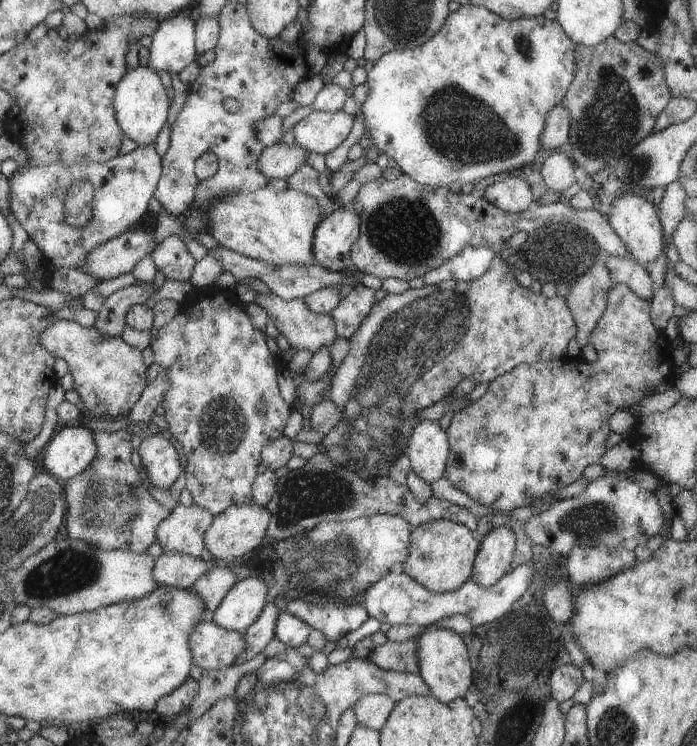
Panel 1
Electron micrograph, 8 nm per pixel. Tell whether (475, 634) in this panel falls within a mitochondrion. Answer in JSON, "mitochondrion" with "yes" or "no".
{"mitochondrion":"no"}

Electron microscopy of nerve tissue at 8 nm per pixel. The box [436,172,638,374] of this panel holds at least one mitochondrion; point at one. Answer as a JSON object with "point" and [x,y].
{"point":[594,283]}

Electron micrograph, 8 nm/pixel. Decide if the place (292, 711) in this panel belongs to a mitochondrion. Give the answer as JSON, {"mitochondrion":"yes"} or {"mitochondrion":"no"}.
{"mitochondrion":"yes"}

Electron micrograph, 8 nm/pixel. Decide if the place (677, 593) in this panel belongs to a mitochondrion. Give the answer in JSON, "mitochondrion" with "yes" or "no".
{"mitochondrion":"yes"}

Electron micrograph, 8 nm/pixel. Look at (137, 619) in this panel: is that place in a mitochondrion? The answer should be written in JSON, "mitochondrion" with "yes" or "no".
{"mitochondrion":"no"}

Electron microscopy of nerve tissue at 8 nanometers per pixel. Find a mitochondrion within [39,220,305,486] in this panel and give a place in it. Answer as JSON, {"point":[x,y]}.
{"point":[223,425]}

